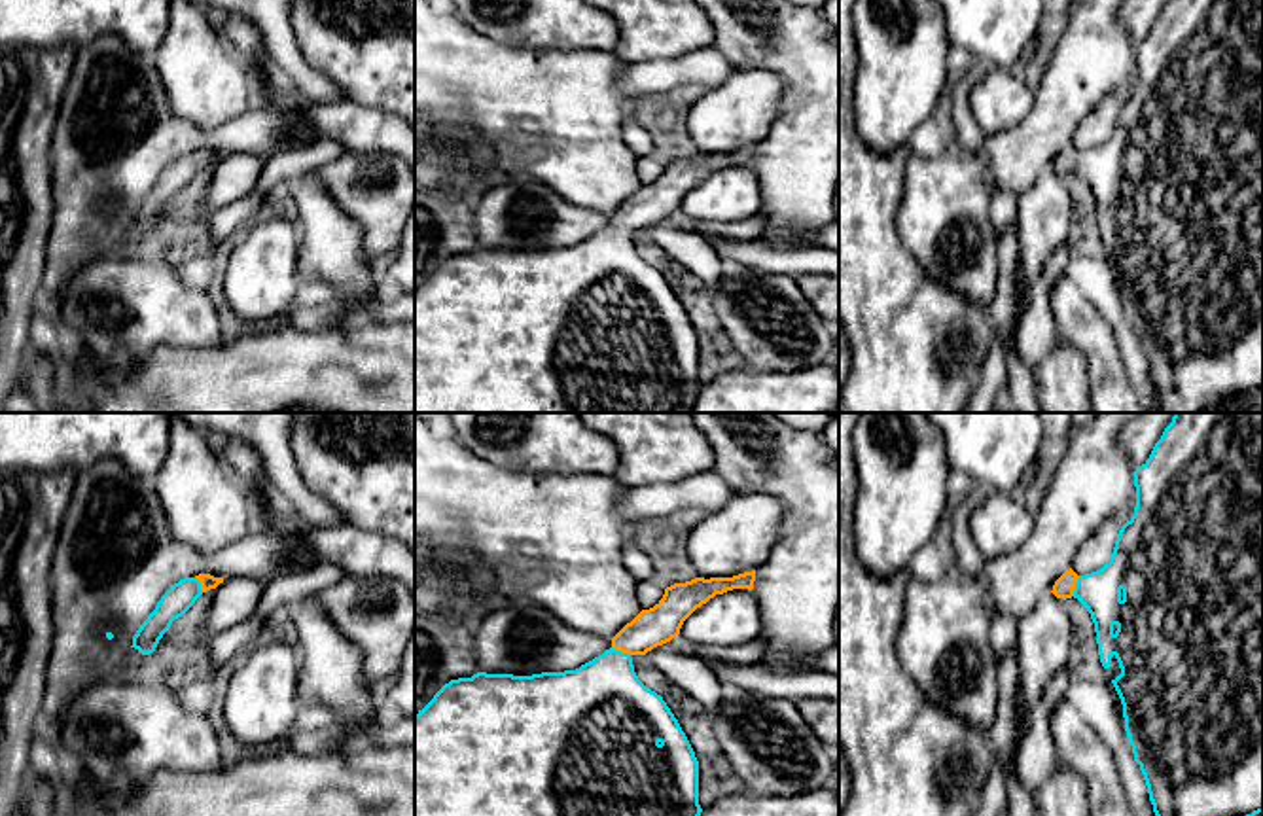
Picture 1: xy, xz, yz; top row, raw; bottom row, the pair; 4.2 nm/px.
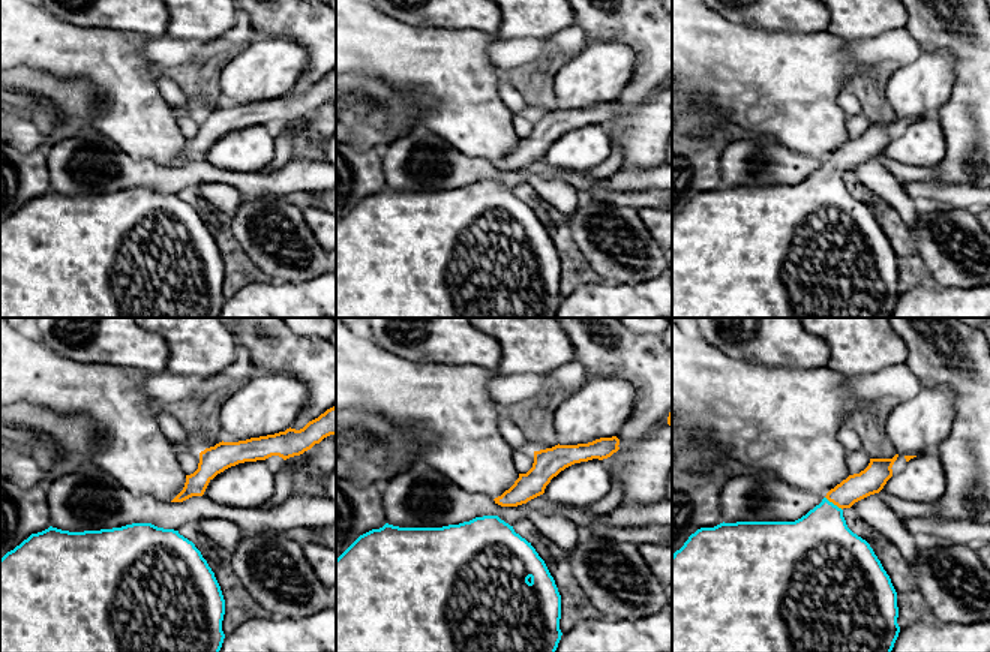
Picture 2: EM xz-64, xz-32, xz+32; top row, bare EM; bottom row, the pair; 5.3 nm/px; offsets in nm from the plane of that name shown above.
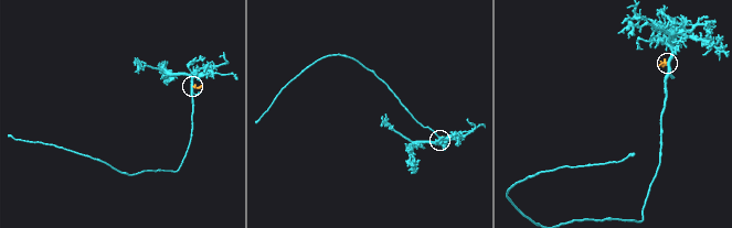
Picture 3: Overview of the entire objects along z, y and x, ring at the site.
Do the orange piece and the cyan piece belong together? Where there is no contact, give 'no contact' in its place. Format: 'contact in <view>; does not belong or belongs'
contact in yz; belongs

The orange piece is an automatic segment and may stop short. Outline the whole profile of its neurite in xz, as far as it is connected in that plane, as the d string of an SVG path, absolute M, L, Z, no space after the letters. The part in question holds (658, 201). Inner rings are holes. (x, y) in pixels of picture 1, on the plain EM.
M756 146L733 153L695 153L665 165L663 174L642 186L614 214L612 223L576 246L542 248L532 252L487 250L458 254L445 259L415 292L415 413L691 413L703 388L699 381L699 337L678 295L661 271L646 263L632 240L634 231L646 231L680 210L684 197L716 170L733 165L754 165Z

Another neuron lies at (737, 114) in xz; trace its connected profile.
M765 68L733 70L687 112L687 133L697 153L733 153L767 138L780 112L784 80Z

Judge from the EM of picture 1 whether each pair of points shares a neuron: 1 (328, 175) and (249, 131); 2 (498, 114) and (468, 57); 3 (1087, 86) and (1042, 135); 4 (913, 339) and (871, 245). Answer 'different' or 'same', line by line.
1: different
2: same
3: same
4: same

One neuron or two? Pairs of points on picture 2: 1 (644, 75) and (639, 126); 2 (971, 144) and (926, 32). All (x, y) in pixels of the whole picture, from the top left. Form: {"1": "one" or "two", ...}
{"1": "one", "2": "one"}

